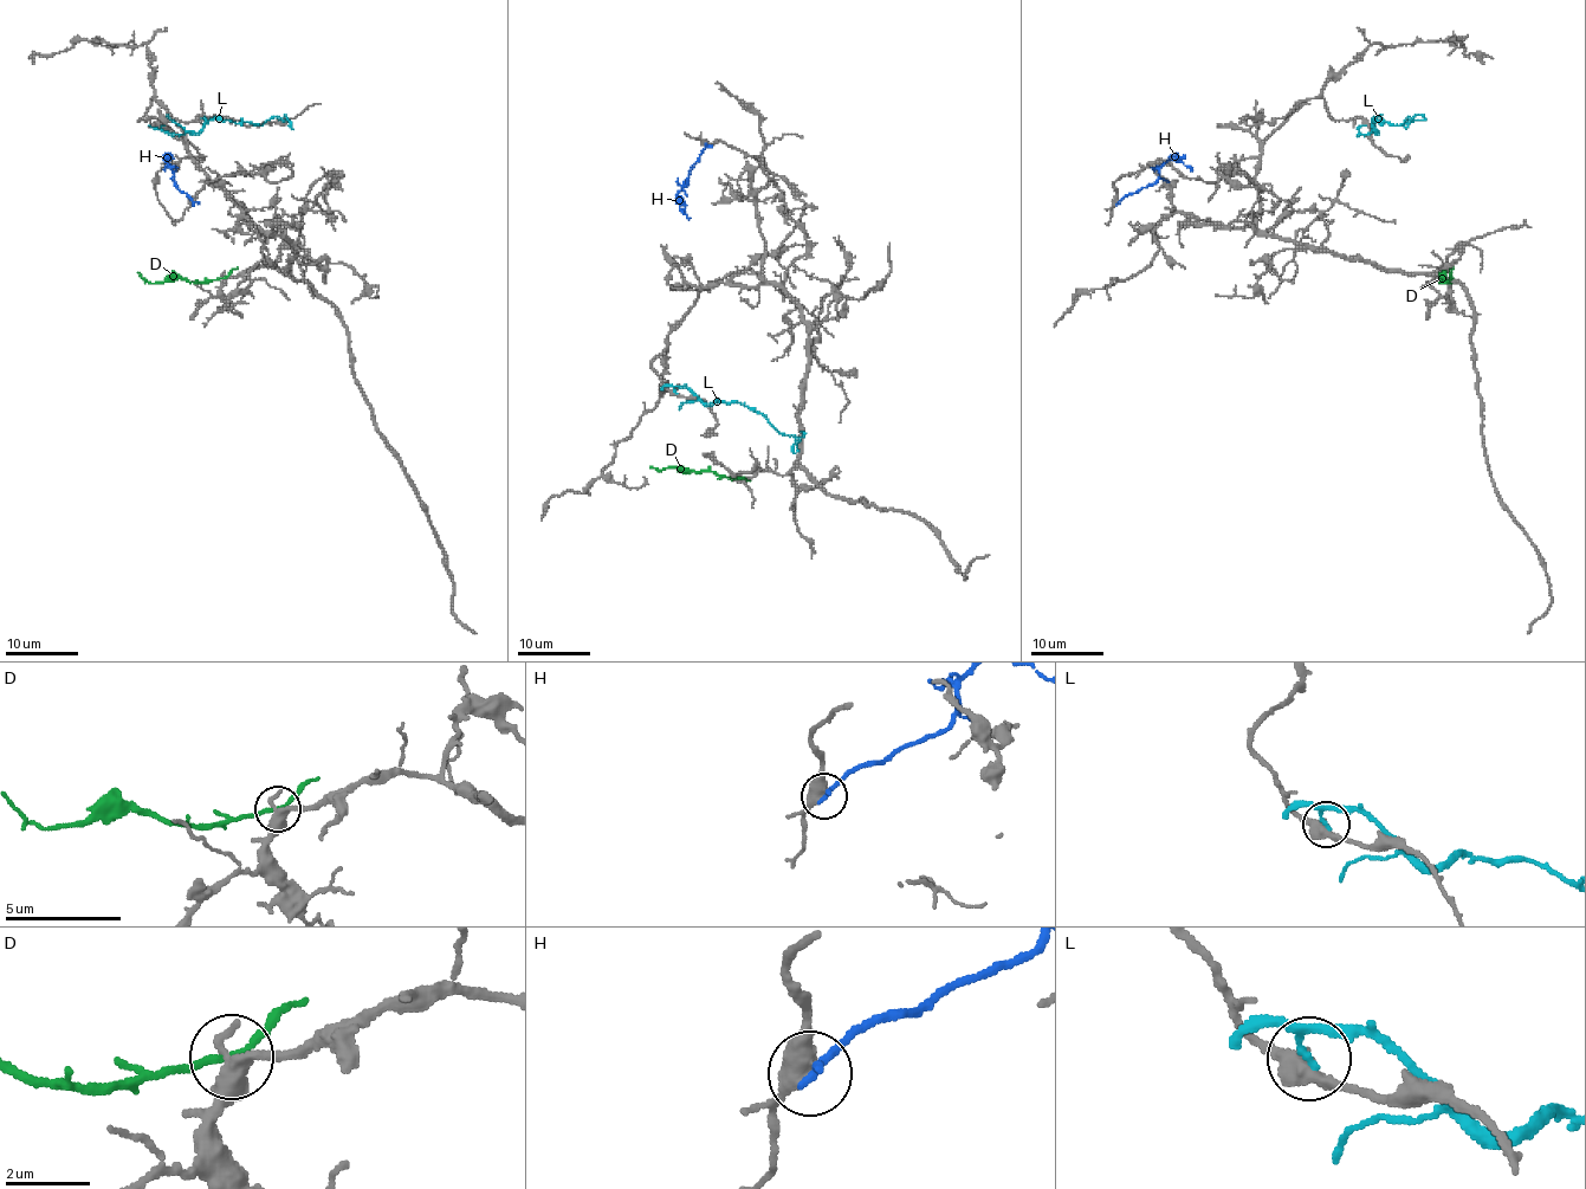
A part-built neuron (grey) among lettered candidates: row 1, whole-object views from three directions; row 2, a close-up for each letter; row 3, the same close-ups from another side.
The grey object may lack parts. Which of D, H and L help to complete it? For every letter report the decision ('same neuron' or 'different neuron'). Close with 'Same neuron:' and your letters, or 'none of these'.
D: different neuron
H: different neuron
L: different neuron
Same neuron: none of these

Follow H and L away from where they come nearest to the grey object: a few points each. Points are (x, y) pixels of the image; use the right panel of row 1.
H: (1118, 204), (1150, 185), (1169, 160), (1179, 160), (1192, 170)
L: (1364, 125), (1360, 135), (1377, 133), (1376, 118), (1400, 125), (1408, 116), (1424, 116)

